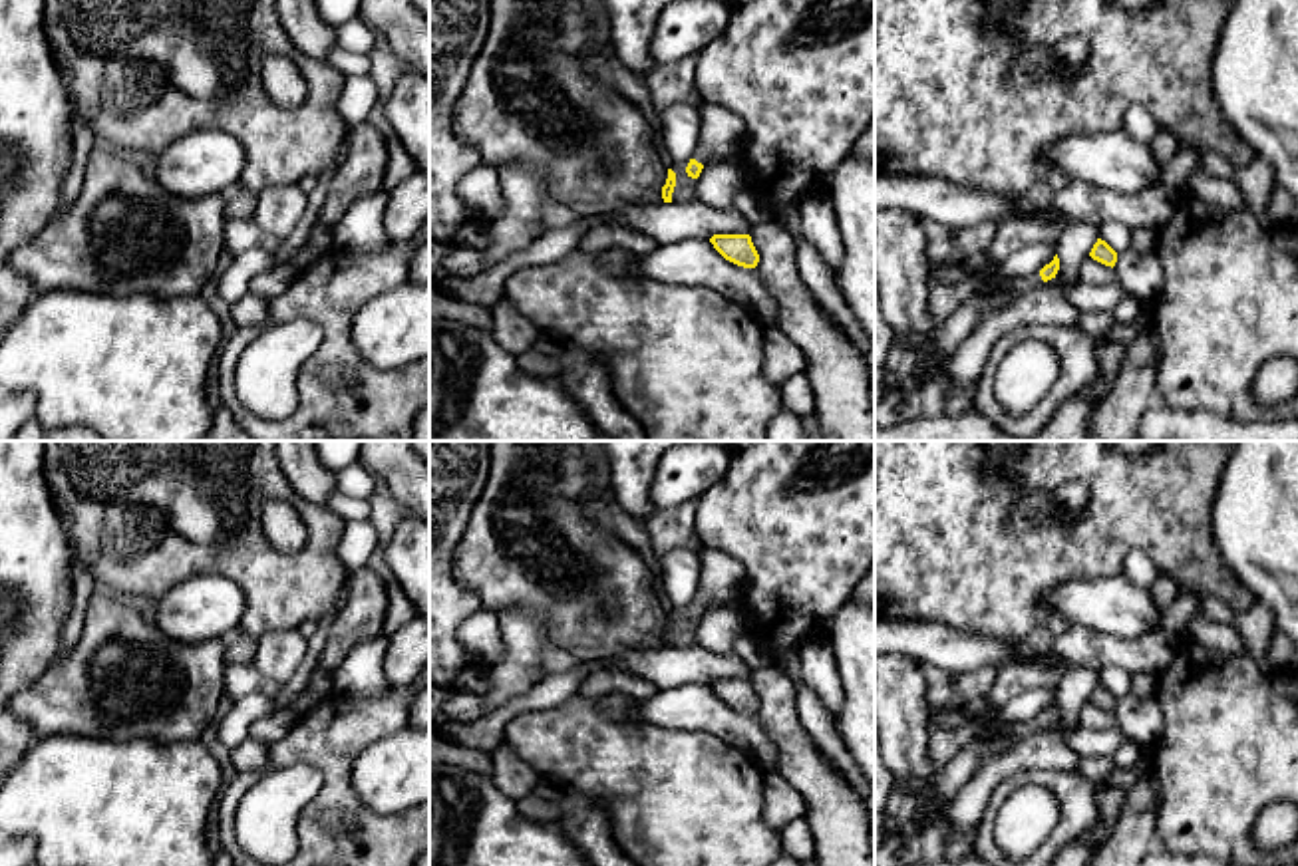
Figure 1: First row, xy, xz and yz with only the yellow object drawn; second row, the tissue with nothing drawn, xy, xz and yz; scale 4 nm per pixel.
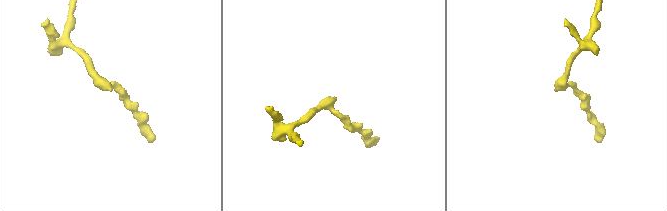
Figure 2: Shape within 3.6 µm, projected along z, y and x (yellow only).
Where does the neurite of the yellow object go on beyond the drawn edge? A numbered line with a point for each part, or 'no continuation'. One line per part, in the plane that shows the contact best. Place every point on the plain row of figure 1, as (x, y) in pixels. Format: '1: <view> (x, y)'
1: xz (722, 577)

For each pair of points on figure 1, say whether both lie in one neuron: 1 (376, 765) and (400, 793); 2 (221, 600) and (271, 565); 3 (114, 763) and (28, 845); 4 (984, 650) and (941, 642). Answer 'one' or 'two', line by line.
1: one
2: two
3: two
4: one

